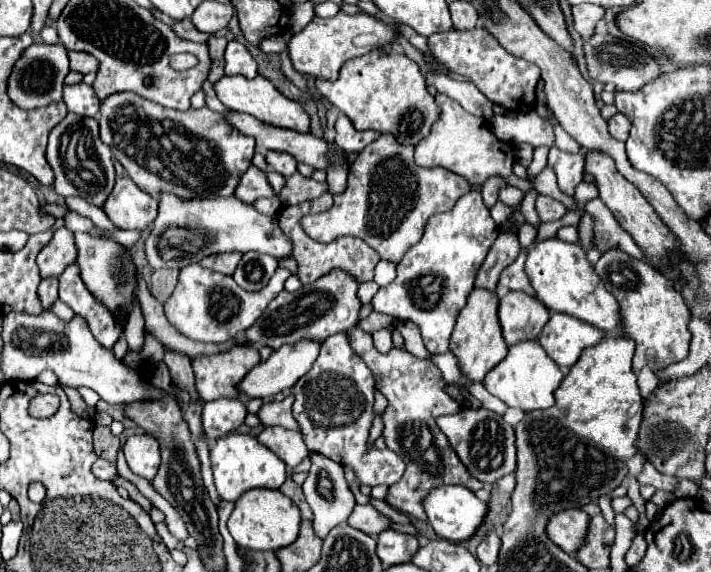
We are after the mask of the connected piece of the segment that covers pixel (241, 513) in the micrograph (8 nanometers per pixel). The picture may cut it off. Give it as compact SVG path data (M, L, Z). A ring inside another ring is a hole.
M248 490L236 500L234 512L228 520L228 530L234 542L248 550L280 550L298 538L300 510L280 490Z

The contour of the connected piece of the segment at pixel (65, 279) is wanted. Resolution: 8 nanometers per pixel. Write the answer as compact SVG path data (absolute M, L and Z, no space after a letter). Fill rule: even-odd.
M72 264L58 280L60 300L68 304L78 316L82 316L90 326L94 338L98 338L98 342L110 350L122 334L122 324L118 318L112 312L104 310L104 306L96 302L94 296L90 296L76 264Z

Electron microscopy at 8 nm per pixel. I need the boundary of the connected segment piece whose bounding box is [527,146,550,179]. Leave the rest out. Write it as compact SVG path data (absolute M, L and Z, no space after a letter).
M540 146L534 149L533 161L527 168L528 178L537 176L546 166L549 149L547 146Z

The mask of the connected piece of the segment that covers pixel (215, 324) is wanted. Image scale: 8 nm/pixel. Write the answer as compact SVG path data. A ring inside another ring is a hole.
M190 264L180 270L178 286L170 296L170 300L164 304L164 312L168 322L176 326L180 334L192 340L216 342L216 344L226 342L232 340L238 332L250 328L260 318L260 314L270 304L270 300L274 300L278 292L282 292L288 276L292 276L292 272L288 268L278 266L270 284L264 290L246 292L240 286L236 286L232 276L212 272L208 268L202 268L200 264Z

